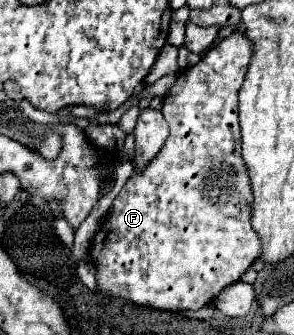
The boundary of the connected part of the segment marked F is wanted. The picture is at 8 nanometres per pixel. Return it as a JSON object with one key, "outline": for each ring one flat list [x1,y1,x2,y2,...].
{"outline":[[233,32,231,36,223,38,215,46,211,46,203,54,203,58,199,60,199,62,205,62,205,66,209,66,209,70,181,70,177,74,177,82,169,88,169,92,165,94,165,102,163,102,163,116,169,124,169,136,167,136,163,148,143,170,137,170,129,176,129,180,125,182,121,192,115,196,111,208,107,210,101,228,91,238,89,256,95,264,95,280,97,280,95,292,105,294,105,296,113,296,113,298,123,298,125,302,131,302,131,304,137,304,137,306,151,306,151,308,157,308,157,310,169,310,169,312,199,310,199,308,207,306,209,302,213,302,225,286,237,282,249,270,249,266,261,256,263,244,261,244,259,234,251,226,253,194,251,194,249,170,247,170,247,166,243,162,243,156,241,156,241,128,239,128,239,116,237,116,237,92,243,84,243,76,249,68,251,58,253,58,251,40,241,32]]}

